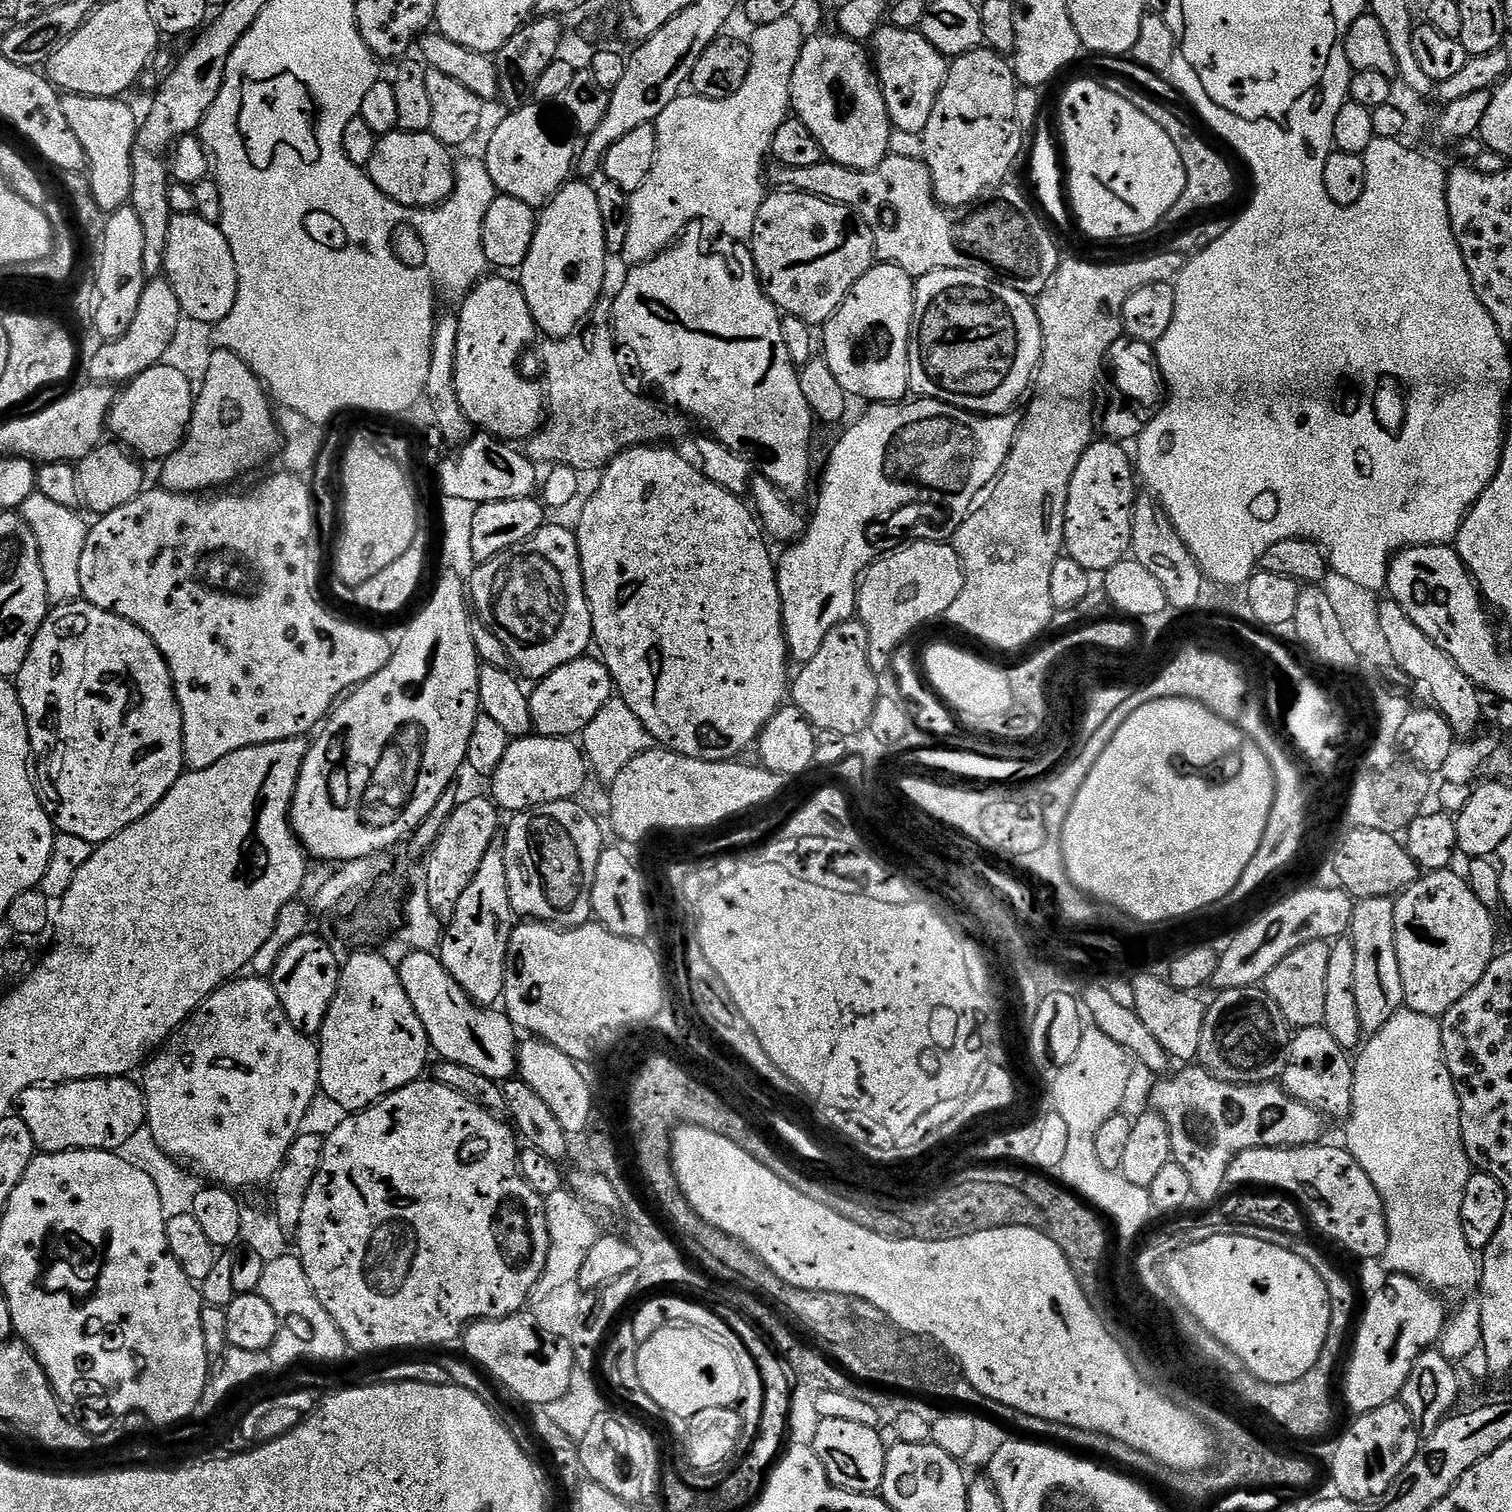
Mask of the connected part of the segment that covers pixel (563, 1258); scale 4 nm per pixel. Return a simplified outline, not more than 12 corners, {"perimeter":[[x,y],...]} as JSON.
{"perimeter":[[571,1190],[545,1196],[550,1250],[537,1297],[579,1280],[602,1234]]}

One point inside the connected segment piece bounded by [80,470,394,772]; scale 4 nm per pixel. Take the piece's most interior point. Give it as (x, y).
(220, 583)

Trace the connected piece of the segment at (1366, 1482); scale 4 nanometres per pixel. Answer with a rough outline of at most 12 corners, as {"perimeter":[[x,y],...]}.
{"perimeter":[[1403,1402],[1357,1415],[1330,1480],[1343,1499],[1388,1493],[1420,1451]]}

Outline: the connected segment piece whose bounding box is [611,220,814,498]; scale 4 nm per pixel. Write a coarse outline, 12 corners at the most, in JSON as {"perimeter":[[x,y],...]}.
{"perimeter":[[710,220],[629,267],[641,374],[785,497],[814,417],[751,247]]}

